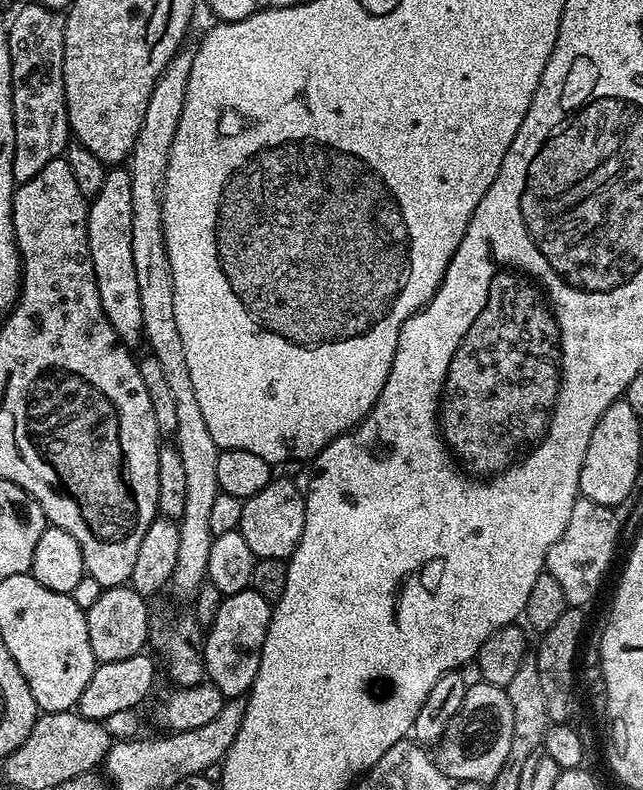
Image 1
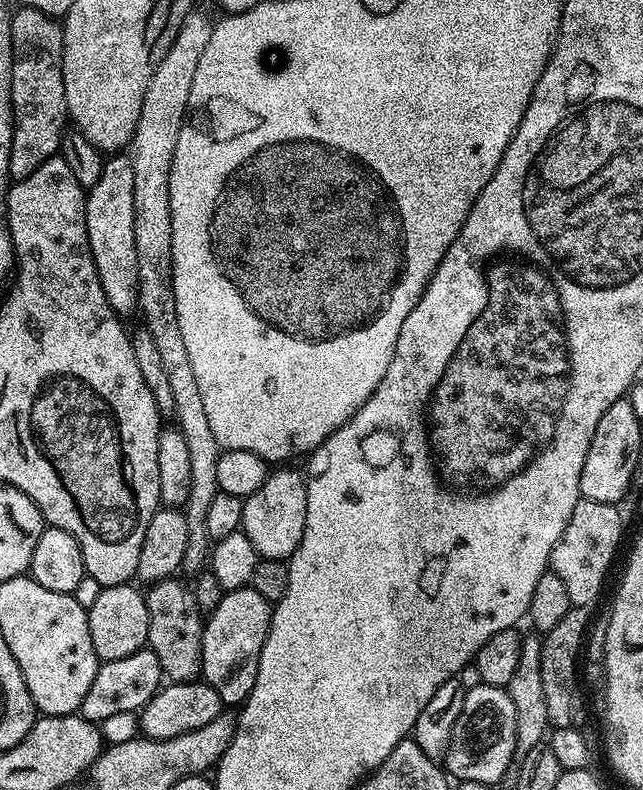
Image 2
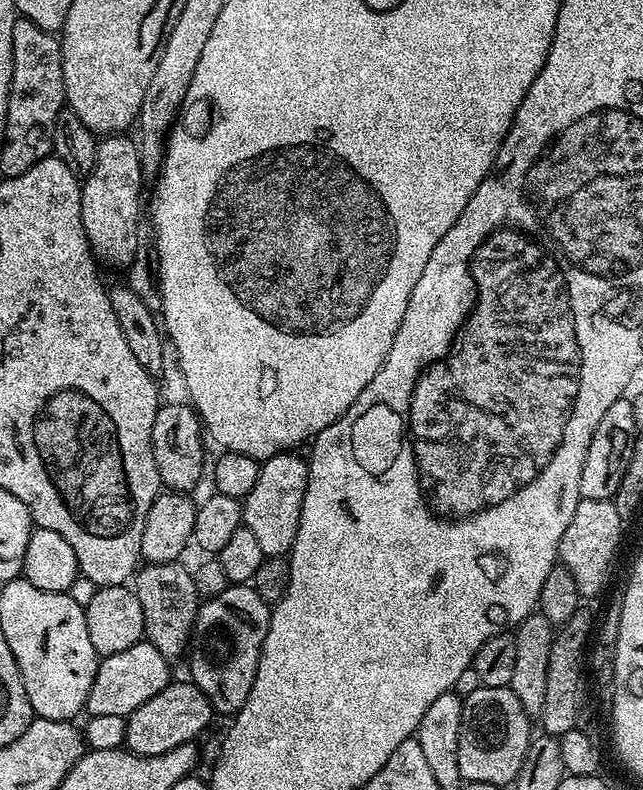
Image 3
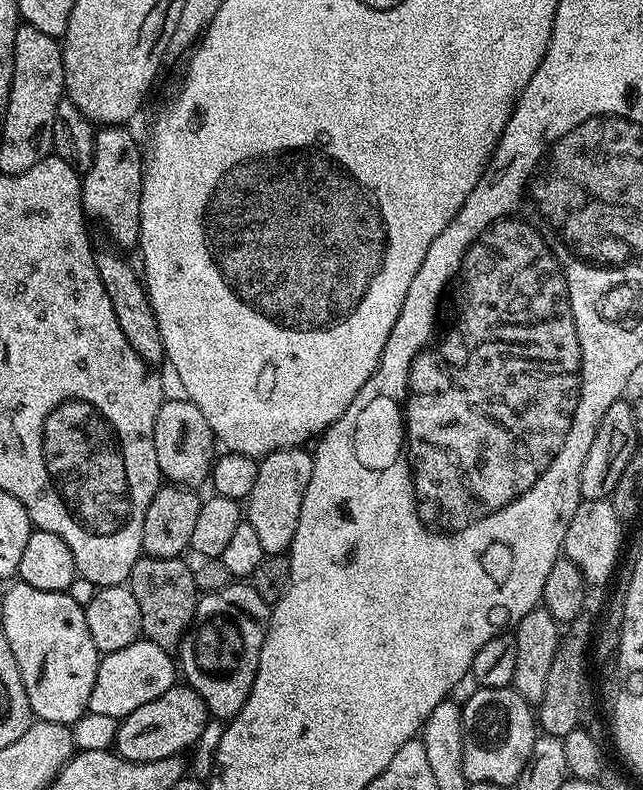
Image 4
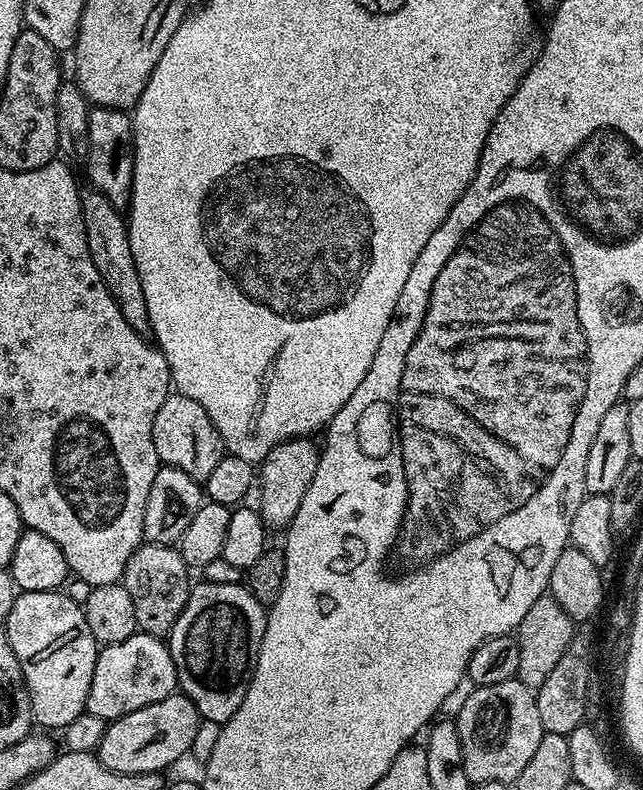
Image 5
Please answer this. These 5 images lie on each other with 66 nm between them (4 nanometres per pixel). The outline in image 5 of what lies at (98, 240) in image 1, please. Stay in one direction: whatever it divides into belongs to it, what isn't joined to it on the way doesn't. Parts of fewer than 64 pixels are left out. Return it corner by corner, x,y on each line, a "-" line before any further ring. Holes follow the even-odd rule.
123,108
88,109
88,180
93,189
101,192
112,205
124,210
132,197
134,154
132,153
132,117

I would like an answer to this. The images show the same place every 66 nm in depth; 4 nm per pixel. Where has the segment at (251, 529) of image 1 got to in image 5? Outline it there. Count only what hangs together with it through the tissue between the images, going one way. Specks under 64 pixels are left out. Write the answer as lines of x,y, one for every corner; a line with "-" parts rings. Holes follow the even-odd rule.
297,438
295,440
287,440
278,446
274,446
274,450
270,450
270,454
266,454
266,458
258,468
258,492
260,488
260,504
258,503
258,511
264,520
265,528
269,530
287,529
288,523
294,518
294,514
298,514
298,506
302,506
302,498
306,495
306,490
310,490
310,482
314,482
314,470
318,470
318,462
320,461
320,448
317,441
312,438

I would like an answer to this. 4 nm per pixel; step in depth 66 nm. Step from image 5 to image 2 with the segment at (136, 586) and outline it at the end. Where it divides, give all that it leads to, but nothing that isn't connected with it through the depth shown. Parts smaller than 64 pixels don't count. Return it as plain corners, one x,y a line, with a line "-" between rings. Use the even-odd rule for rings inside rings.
165,578
155,581
149,588
152,589
147,589
144,598
148,611
147,647
158,658
163,679
173,684
197,679
201,675
204,620
191,587
187,583
184,585
180,578

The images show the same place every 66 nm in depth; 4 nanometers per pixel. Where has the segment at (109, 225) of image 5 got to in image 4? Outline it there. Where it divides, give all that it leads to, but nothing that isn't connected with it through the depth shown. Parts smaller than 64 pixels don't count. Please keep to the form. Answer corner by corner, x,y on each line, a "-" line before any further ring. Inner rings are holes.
97,247
95,253
98,278
102,278
102,286
106,286
106,295
110,298
110,306
114,306
114,318
118,318
118,326
122,326
122,334
126,334
126,342
130,342
130,346
134,349
134,354
138,354
138,358
142,358
149,366
157,366
156,364
160,363
163,365
166,357
162,342
162,330
158,330
158,318
154,318
148,289
144,287
137,265
135,263
132,265
124,257
127,255
123,251
117,250
115,247
112,248

